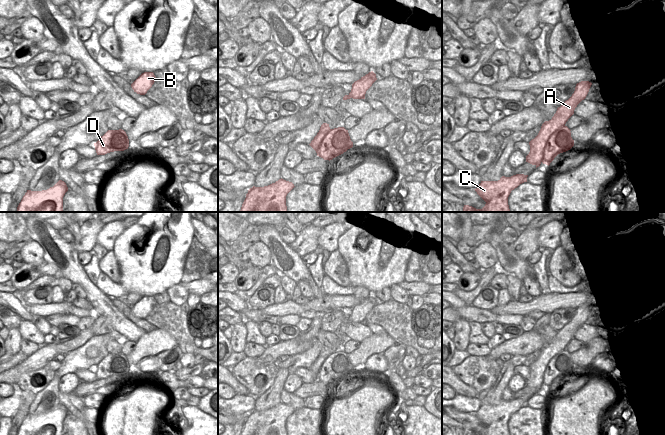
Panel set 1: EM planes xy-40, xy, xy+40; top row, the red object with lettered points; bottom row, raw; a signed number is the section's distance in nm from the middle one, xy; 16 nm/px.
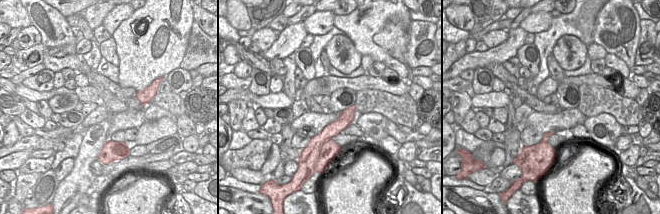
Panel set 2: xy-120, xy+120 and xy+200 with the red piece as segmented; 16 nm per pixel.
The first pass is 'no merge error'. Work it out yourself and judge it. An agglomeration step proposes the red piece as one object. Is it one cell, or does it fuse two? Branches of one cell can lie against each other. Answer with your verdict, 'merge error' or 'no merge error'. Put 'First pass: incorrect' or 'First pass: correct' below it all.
merge error
First pass: incorrect

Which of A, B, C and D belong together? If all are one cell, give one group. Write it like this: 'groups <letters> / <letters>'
groups A B C / D

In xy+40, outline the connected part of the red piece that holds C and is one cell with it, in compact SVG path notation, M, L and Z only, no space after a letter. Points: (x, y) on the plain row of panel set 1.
M516 398L511 401L502 400L498 405L481 405L474 413L486 426L482 433L464 429L463 435L510 435L508 421L512 414L527 406L528 399Z

